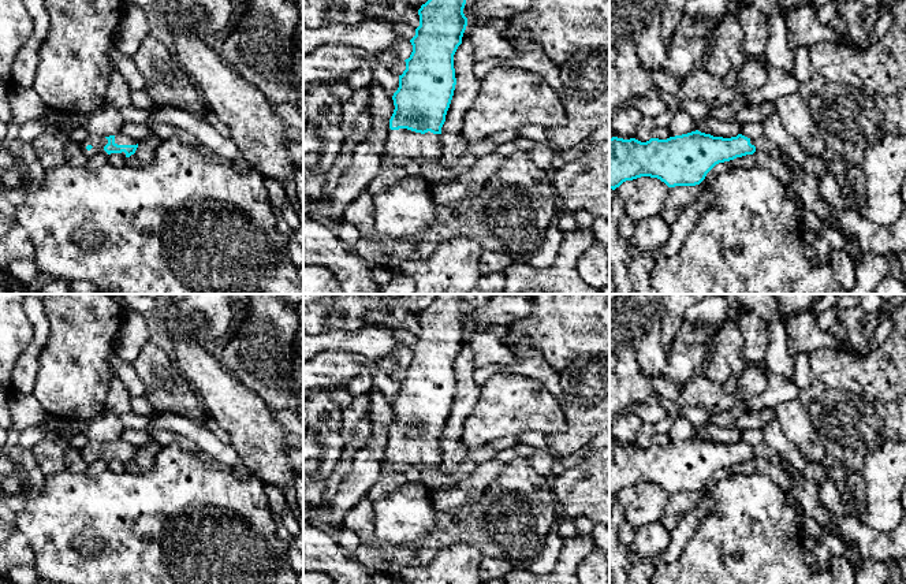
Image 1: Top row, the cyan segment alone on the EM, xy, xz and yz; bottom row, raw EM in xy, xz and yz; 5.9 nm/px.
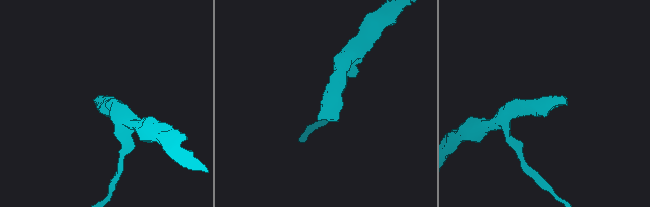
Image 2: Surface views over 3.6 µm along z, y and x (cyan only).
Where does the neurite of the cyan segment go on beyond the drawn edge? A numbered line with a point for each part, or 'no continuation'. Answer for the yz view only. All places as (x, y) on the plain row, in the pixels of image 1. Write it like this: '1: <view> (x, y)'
1: yz (761, 450)

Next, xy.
1: xy (120, 445)

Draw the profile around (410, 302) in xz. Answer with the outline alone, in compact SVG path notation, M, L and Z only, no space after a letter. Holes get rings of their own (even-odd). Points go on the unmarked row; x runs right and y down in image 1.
M388 294L388 312L392 313L399 304L407 315L425 310L436 298L436 294Z

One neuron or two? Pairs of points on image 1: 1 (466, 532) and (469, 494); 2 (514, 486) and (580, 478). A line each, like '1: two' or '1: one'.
1: two
2: two

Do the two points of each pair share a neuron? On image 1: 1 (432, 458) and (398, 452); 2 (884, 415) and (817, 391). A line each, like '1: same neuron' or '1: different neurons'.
1: same neuron
2: same neuron

